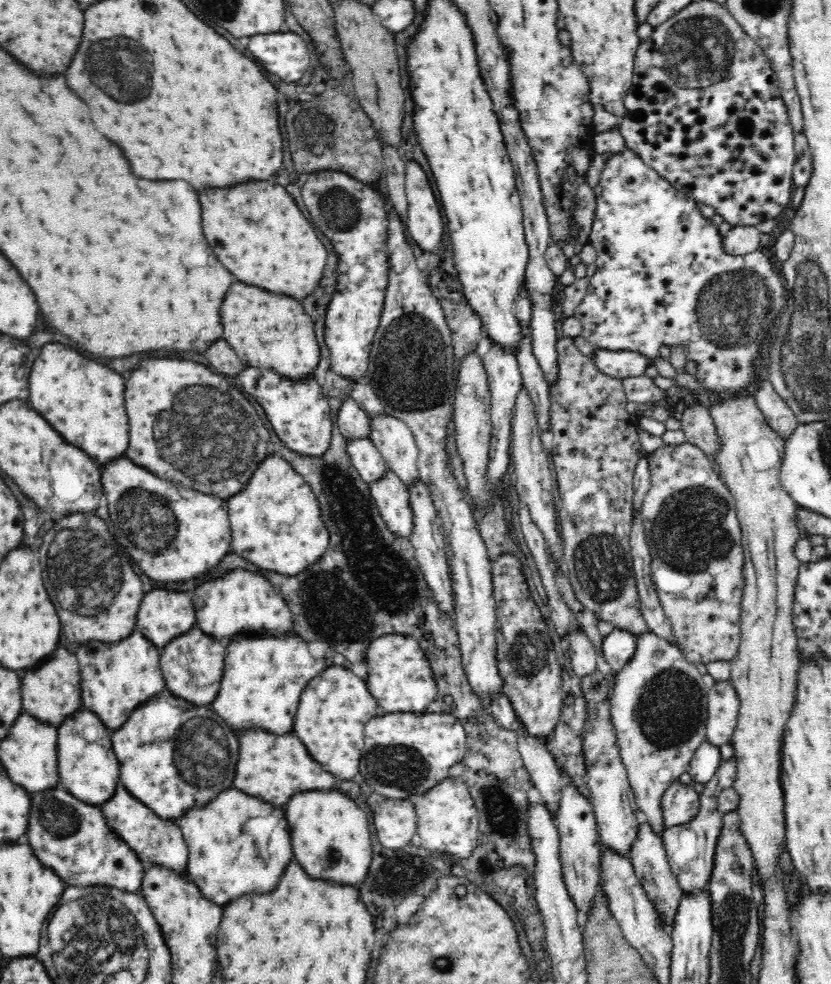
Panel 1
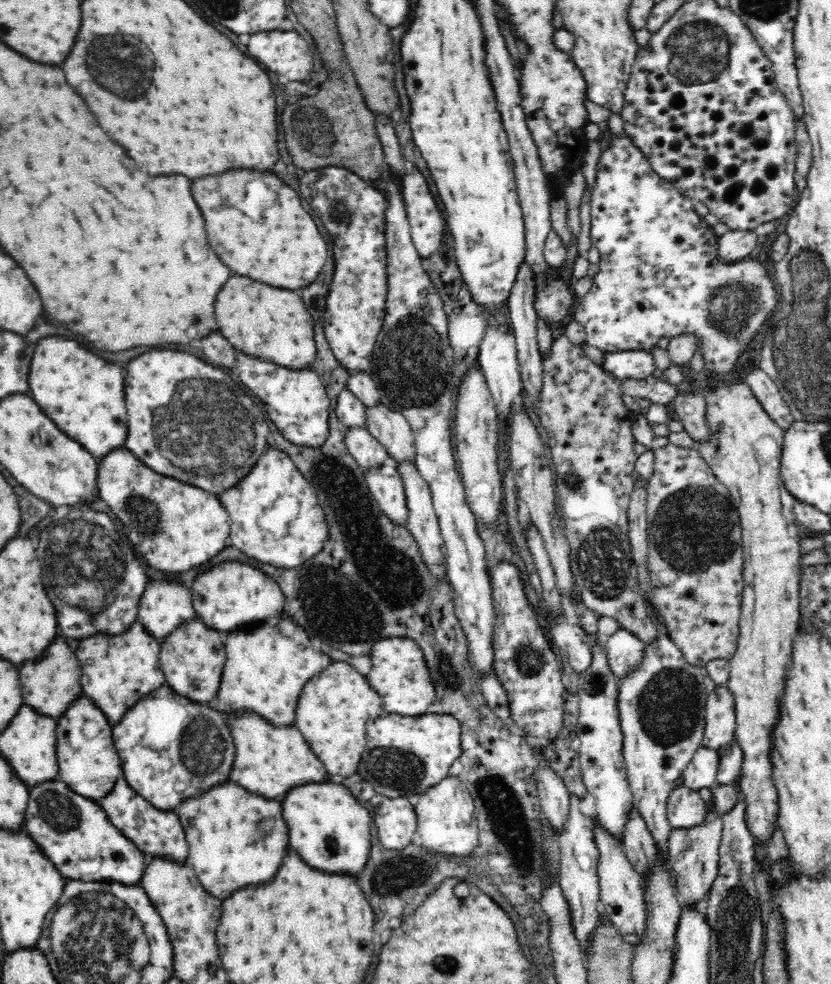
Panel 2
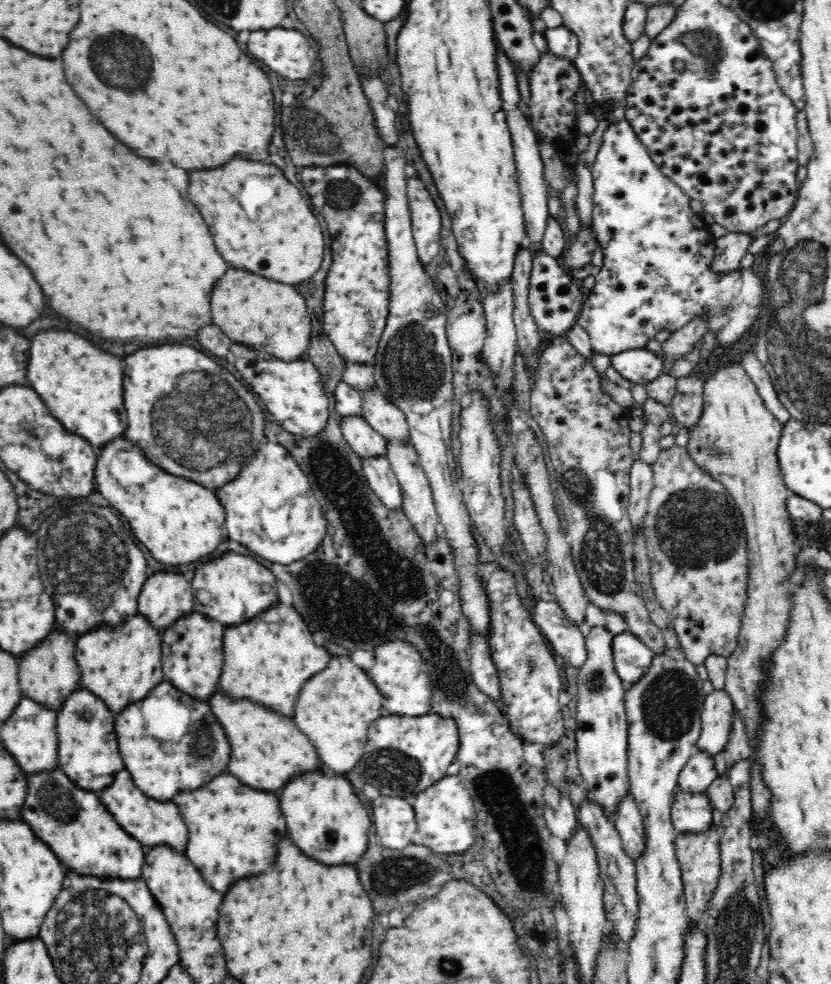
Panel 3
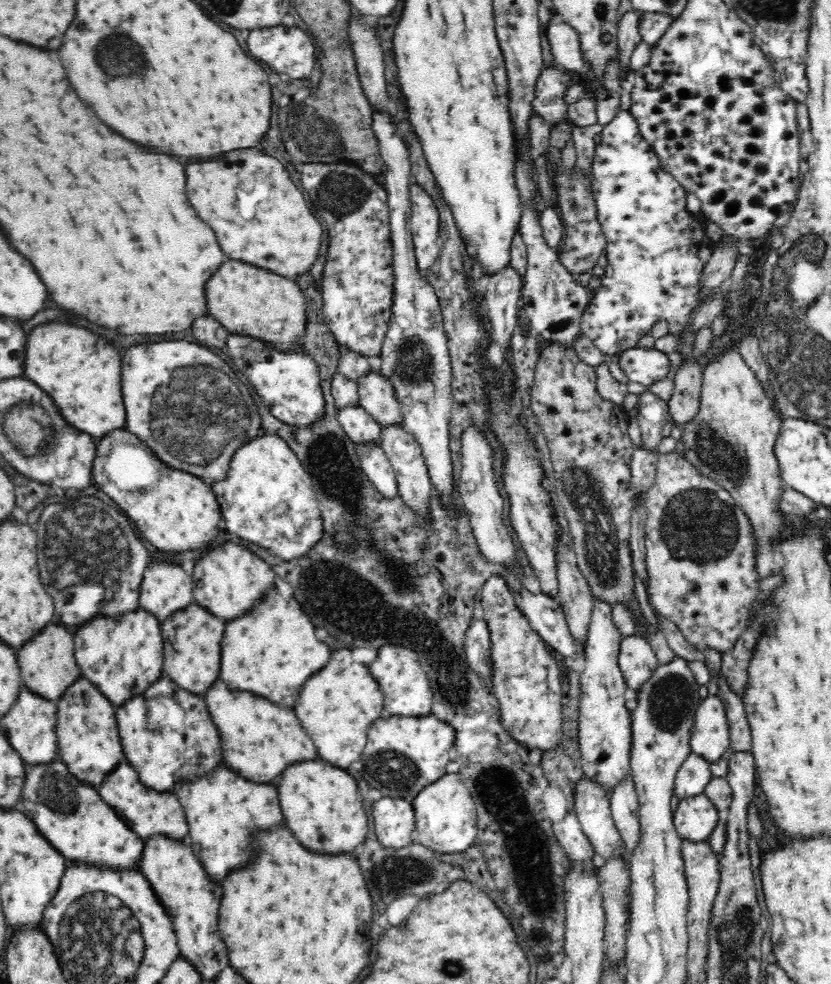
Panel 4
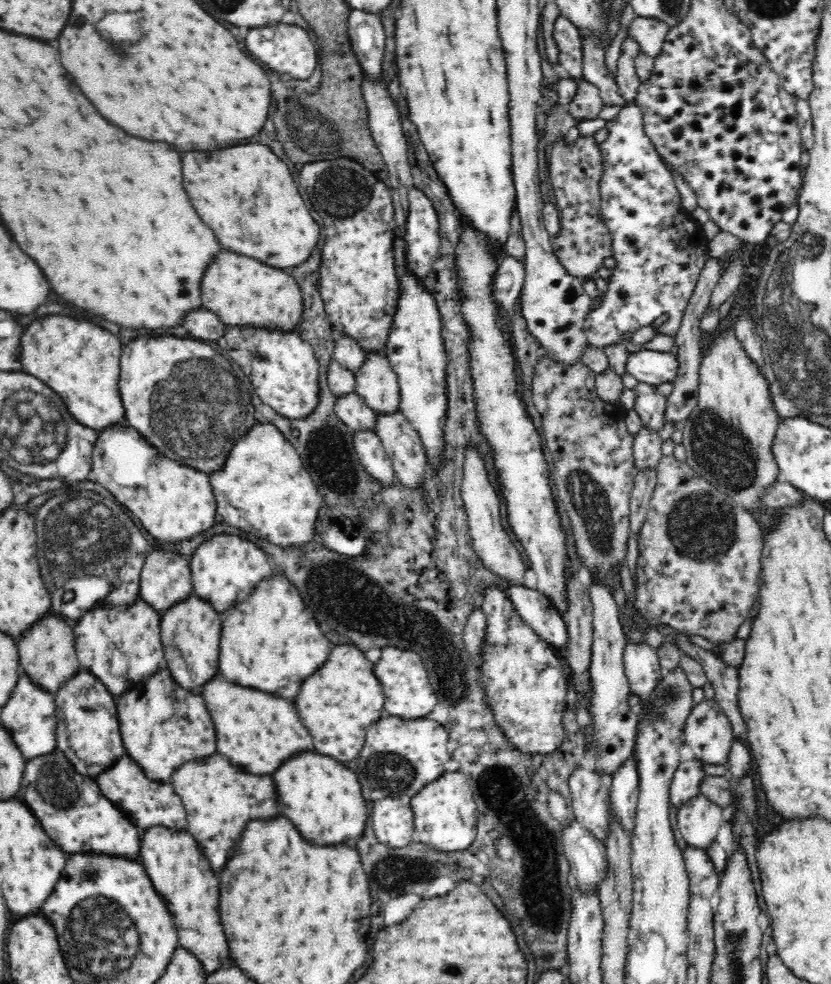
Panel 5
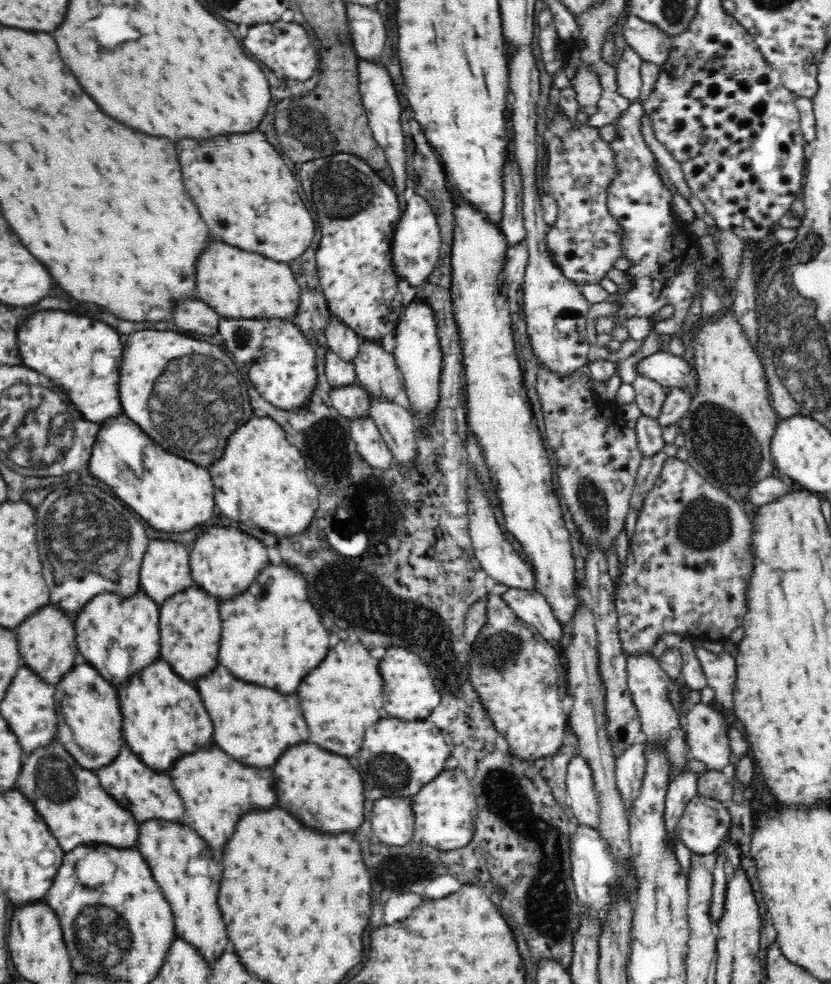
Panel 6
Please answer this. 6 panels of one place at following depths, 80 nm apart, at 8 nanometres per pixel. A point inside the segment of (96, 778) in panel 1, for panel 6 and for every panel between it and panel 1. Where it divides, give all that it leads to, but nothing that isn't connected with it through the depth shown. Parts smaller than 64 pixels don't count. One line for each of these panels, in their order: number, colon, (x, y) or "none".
2: (88, 763)
3: (88, 754)
4: (89, 744)
5: (88, 732)
6: (90, 721)

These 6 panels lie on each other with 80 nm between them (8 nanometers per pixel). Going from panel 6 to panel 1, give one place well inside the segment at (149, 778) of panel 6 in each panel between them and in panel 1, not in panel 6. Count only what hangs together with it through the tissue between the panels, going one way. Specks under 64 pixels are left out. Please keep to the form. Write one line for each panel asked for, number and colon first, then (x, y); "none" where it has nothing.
1: (153, 840)
2: (158, 834)
3: (153, 823)
4: (147, 813)
5: (148, 803)

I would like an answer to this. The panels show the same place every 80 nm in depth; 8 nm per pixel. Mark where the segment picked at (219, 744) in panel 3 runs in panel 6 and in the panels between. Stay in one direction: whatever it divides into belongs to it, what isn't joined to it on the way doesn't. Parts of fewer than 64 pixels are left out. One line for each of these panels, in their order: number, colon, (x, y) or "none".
4: (160, 733)
5: (163, 726)
6: (164, 719)

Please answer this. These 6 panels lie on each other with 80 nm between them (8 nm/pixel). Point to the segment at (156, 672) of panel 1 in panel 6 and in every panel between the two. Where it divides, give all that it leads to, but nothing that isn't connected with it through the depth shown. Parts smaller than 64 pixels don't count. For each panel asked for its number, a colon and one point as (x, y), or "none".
2: (116, 672)
3: (120, 666)
4: (122, 656)
5: (121, 647)
6: (119, 637)

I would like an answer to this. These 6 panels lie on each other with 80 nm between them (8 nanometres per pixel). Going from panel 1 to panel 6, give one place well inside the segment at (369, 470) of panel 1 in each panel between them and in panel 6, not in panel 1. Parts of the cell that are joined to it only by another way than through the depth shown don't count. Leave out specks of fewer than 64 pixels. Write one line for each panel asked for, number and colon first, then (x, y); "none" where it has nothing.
2: (369, 454)
3: (365, 442)
4: (359, 426)
5: (351, 409)
6: (352, 402)

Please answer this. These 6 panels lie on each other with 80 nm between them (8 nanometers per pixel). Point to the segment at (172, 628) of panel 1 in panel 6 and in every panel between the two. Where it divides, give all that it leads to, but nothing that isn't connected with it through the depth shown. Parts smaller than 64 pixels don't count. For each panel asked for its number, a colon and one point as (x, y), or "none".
2: (164, 606)
3: (165, 597)
4: (165, 589)
5: (165, 579)
6: (165, 571)

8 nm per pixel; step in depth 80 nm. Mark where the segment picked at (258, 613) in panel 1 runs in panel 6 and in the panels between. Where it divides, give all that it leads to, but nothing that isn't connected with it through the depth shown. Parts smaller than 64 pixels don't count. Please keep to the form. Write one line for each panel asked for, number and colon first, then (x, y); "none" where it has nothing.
2: (231, 596)
3: (230, 590)
4: (229, 580)
5: (225, 569)
6: (224, 562)

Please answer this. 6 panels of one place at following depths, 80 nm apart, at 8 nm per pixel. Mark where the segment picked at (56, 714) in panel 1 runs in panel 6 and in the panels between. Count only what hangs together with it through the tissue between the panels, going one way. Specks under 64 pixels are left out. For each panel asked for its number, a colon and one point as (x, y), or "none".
2: (50, 686)
3: (49, 673)
4: (47, 664)
5: (47, 655)
6: (47, 643)

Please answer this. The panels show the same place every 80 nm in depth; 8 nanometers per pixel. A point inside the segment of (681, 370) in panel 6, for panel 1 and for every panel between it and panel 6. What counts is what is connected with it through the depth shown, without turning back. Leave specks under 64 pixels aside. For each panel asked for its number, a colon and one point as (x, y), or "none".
1: (619, 364)
2: (636, 364)
3: (640, 366)
4: (645, 366)
5: (647, 366)

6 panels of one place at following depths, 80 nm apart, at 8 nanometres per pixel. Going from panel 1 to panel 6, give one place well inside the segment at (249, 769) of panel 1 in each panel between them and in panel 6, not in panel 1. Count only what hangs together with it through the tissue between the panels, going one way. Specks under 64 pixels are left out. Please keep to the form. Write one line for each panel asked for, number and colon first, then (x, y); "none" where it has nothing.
2: (270, 761)
3: (267, 750)
4: (260, 739)
5: (255, 731)
6: (254, 725)

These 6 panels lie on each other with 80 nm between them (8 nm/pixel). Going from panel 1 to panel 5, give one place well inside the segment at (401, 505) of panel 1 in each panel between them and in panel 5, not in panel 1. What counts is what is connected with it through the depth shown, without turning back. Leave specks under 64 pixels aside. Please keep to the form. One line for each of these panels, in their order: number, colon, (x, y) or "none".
2: (386, 485)
3: (378, 472)
4: (373, 459)
5: (368, 446)

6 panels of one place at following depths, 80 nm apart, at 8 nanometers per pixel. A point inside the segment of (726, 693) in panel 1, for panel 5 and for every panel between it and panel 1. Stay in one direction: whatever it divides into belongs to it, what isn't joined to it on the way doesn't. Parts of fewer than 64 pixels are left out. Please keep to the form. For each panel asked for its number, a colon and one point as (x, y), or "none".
2: (720, 708)
3: (717, 717)
4: (710, 738)
5: (708, 732)

